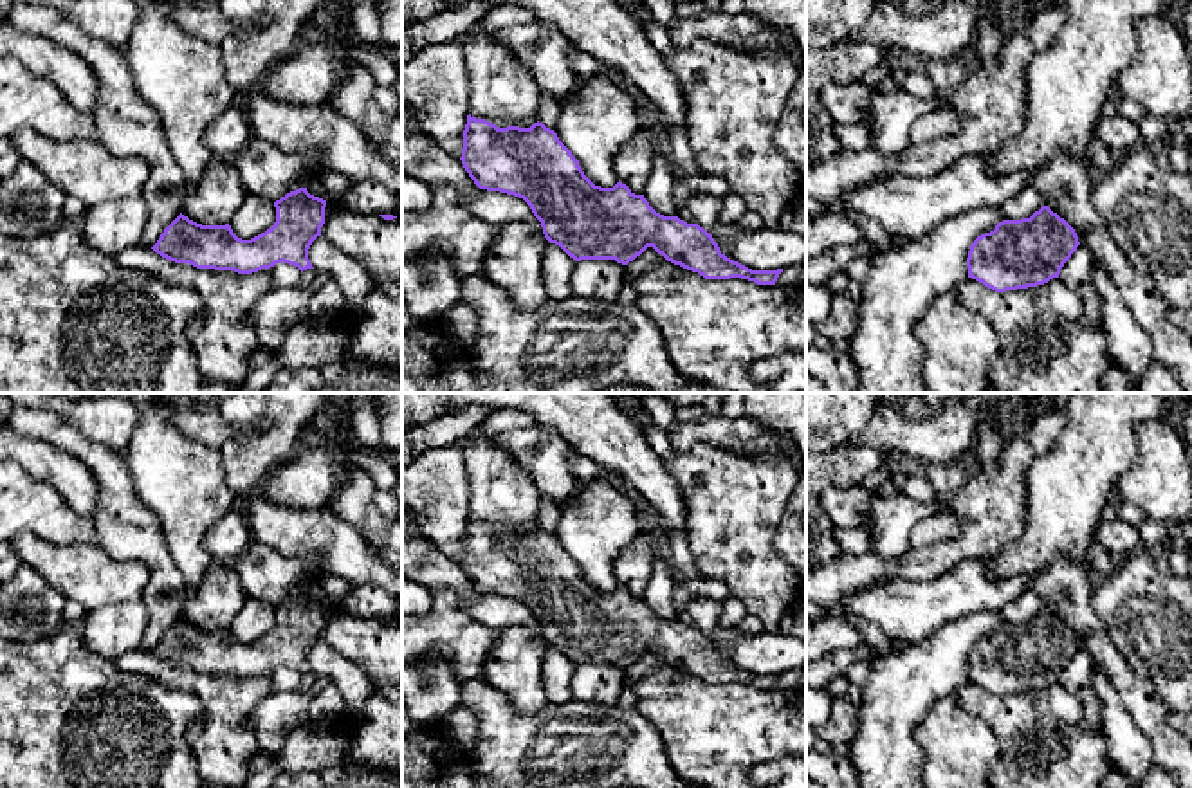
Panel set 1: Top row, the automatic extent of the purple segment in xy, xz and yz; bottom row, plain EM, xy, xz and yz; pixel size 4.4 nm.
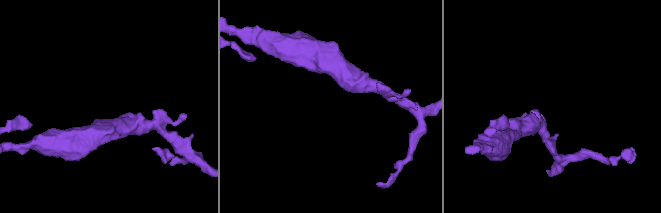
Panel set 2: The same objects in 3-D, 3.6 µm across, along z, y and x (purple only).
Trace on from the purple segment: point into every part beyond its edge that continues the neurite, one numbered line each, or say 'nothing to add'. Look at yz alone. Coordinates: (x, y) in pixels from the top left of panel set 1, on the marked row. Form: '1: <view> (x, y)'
nothing to add

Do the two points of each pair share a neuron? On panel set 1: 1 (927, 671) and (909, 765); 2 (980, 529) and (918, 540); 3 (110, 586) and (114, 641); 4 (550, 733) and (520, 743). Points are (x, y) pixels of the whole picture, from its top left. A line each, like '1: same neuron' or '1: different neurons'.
1: same neuron
2: different neurons
3: different neurons
4: same neuron

